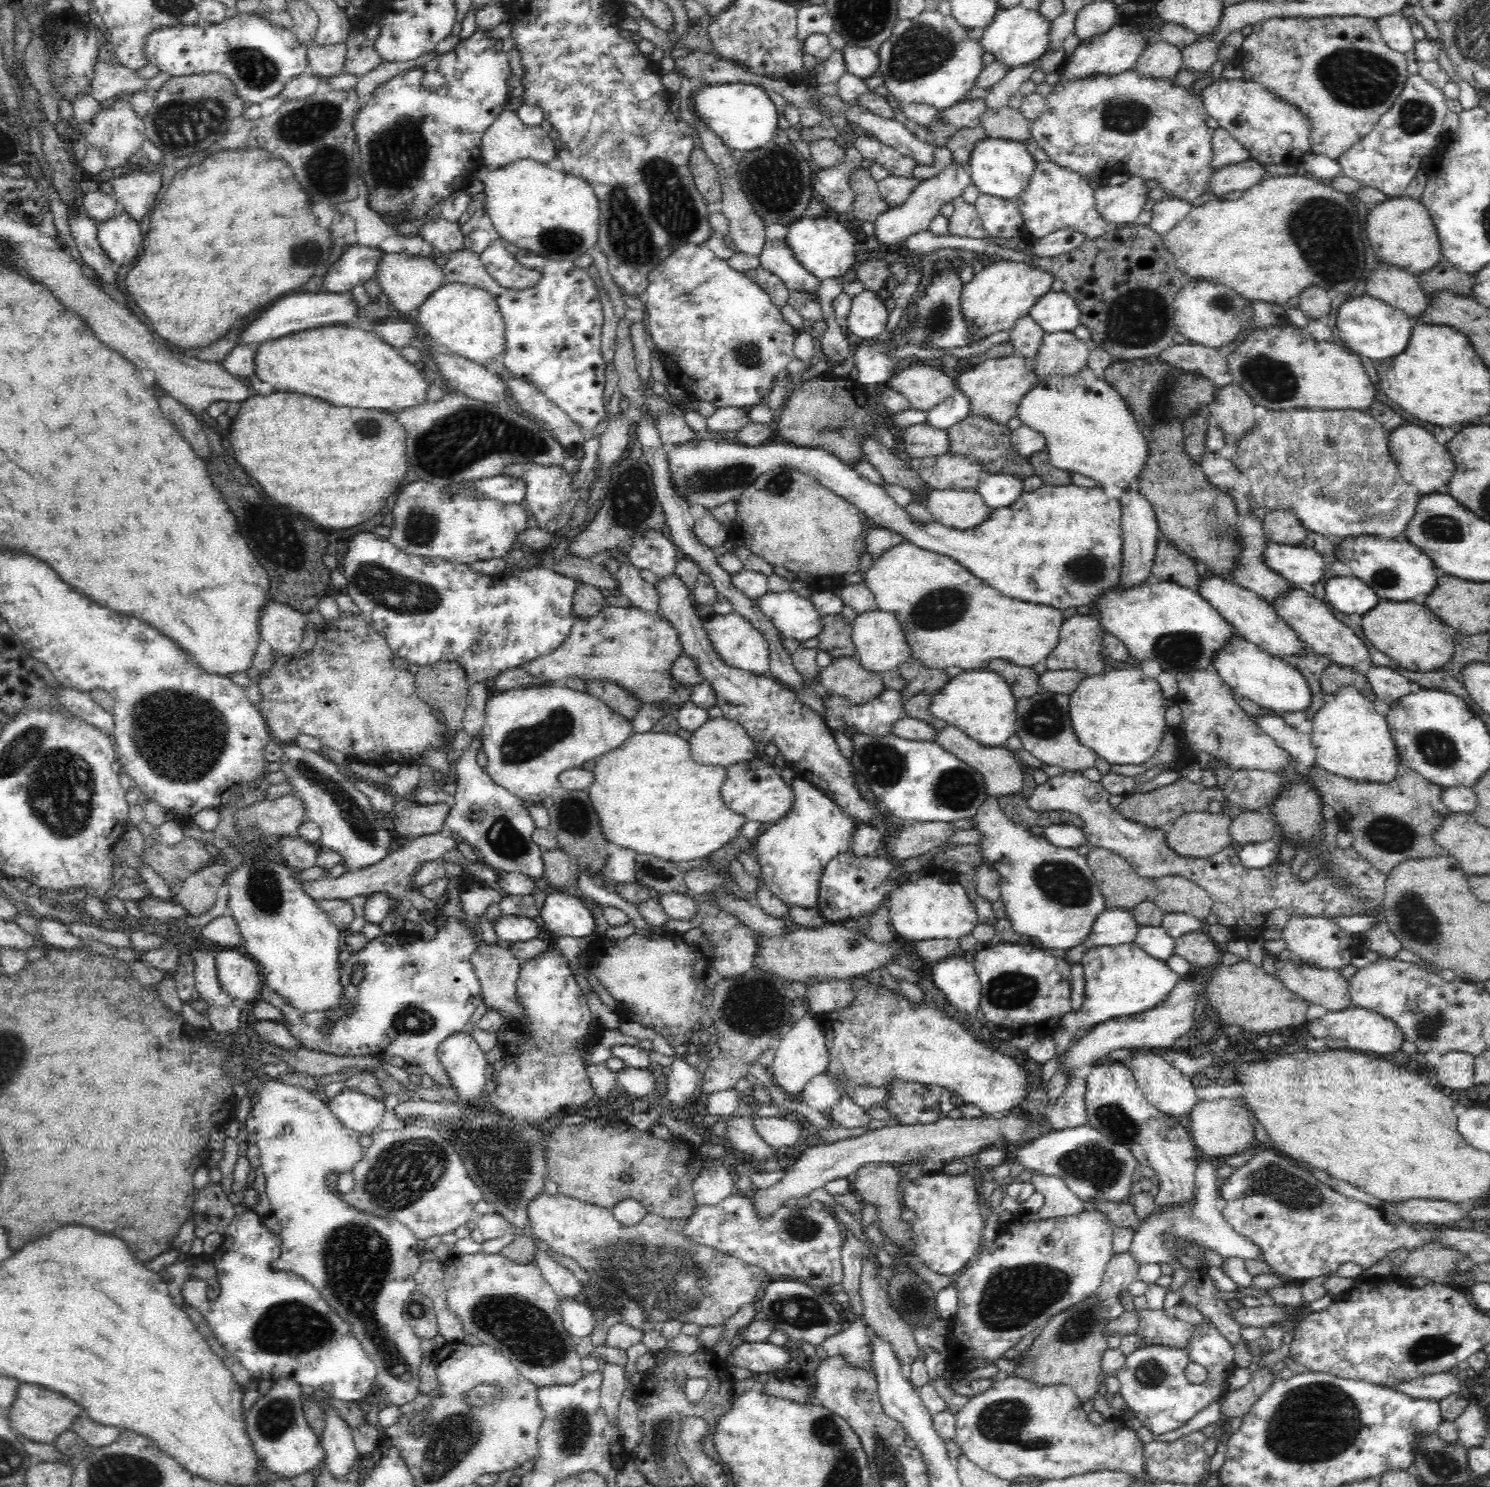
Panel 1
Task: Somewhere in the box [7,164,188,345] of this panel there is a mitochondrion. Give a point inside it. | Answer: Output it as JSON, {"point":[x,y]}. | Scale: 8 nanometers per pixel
{"point":[38,199]}

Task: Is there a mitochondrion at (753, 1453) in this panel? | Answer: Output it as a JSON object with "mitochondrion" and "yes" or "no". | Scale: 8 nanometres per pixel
{"mitochondrion":"no"}

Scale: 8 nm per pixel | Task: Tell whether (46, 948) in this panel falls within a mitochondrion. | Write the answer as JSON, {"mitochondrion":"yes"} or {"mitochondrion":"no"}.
{"mitochondrion":"no"}

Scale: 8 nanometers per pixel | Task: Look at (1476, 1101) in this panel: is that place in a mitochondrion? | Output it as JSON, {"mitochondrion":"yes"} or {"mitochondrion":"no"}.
{"mitochondrion":"no"}

